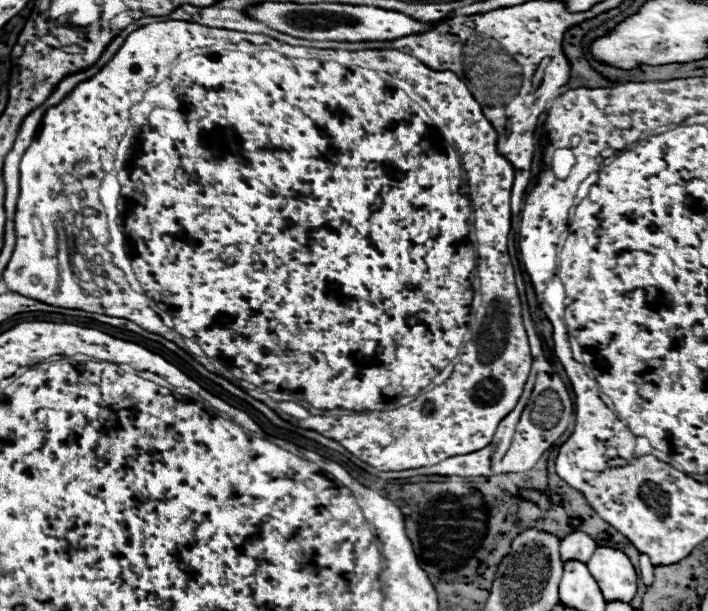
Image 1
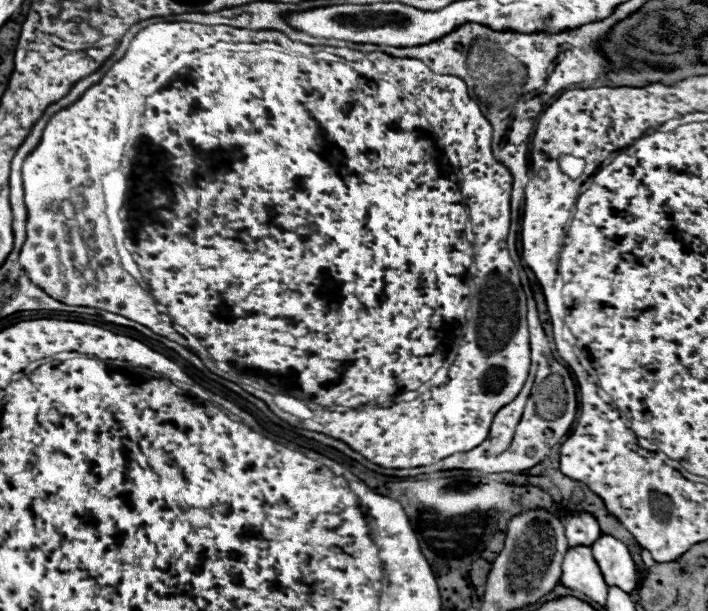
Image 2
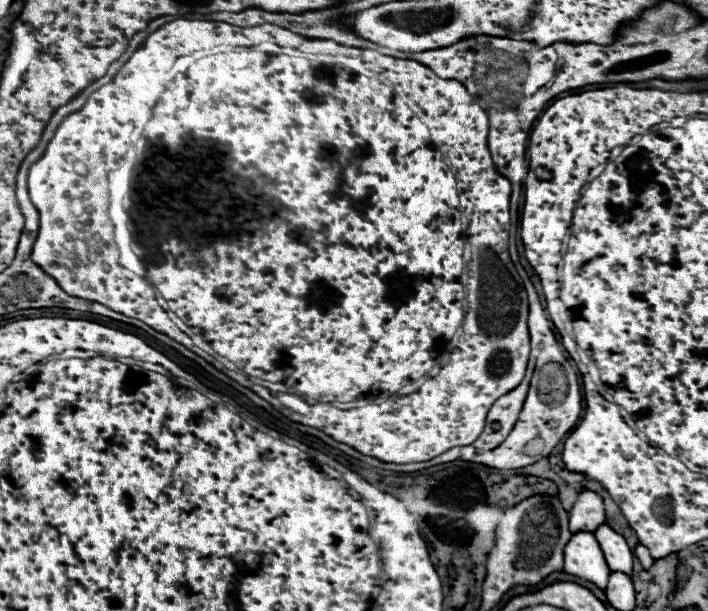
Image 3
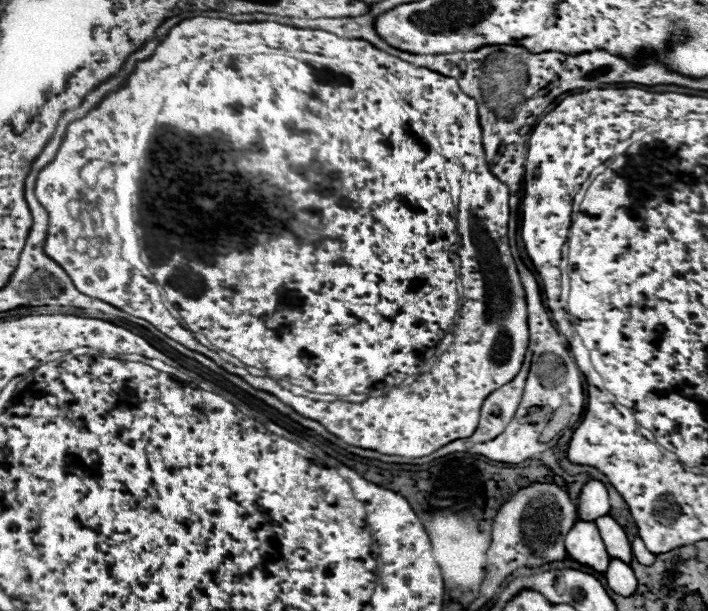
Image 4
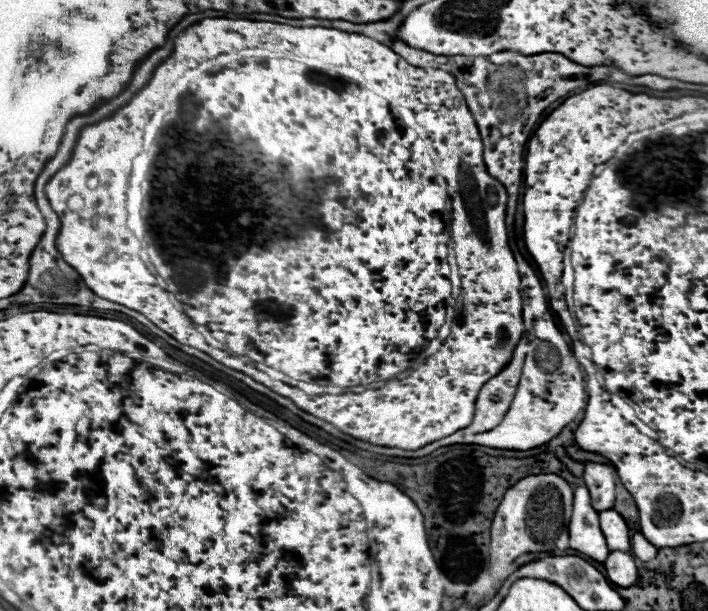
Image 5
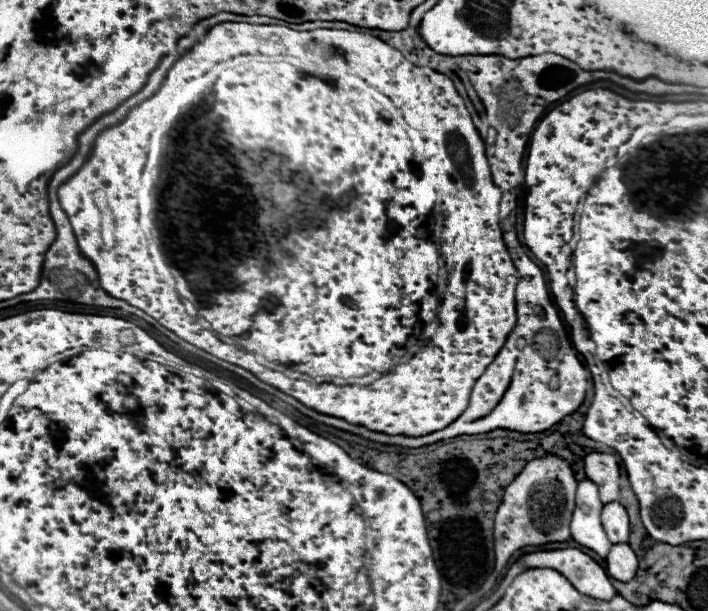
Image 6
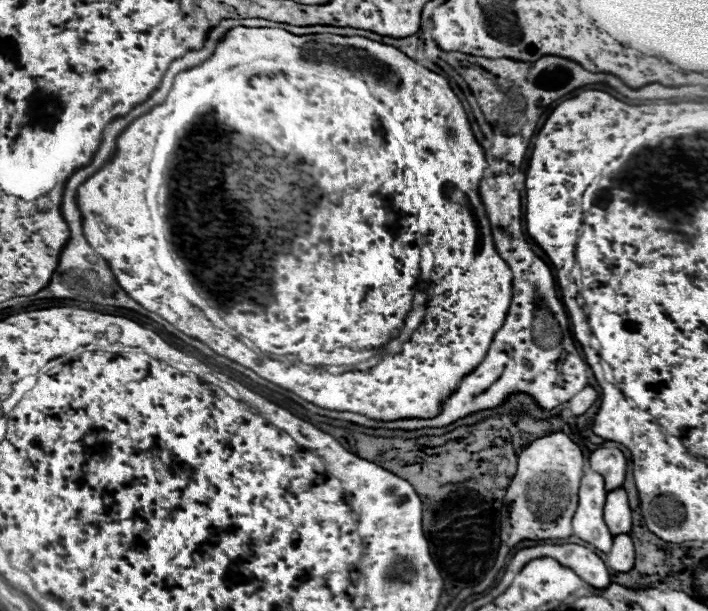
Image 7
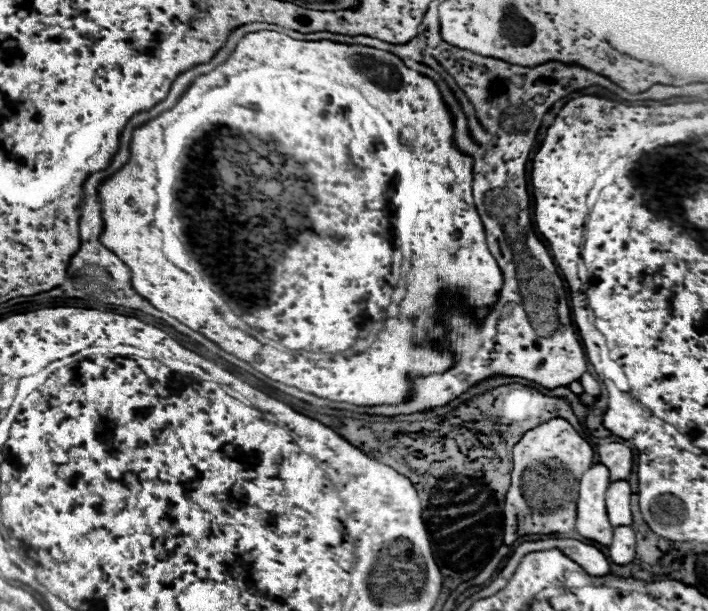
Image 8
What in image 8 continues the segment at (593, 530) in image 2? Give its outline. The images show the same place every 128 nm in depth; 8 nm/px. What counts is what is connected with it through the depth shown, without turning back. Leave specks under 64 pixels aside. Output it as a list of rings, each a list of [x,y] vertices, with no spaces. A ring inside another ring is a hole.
[[[612,442],[598,448],[598,462],[606,464],[610,470],[610,480],[626,480],[626,476],[632,472],[632,450],[624,444]]]

